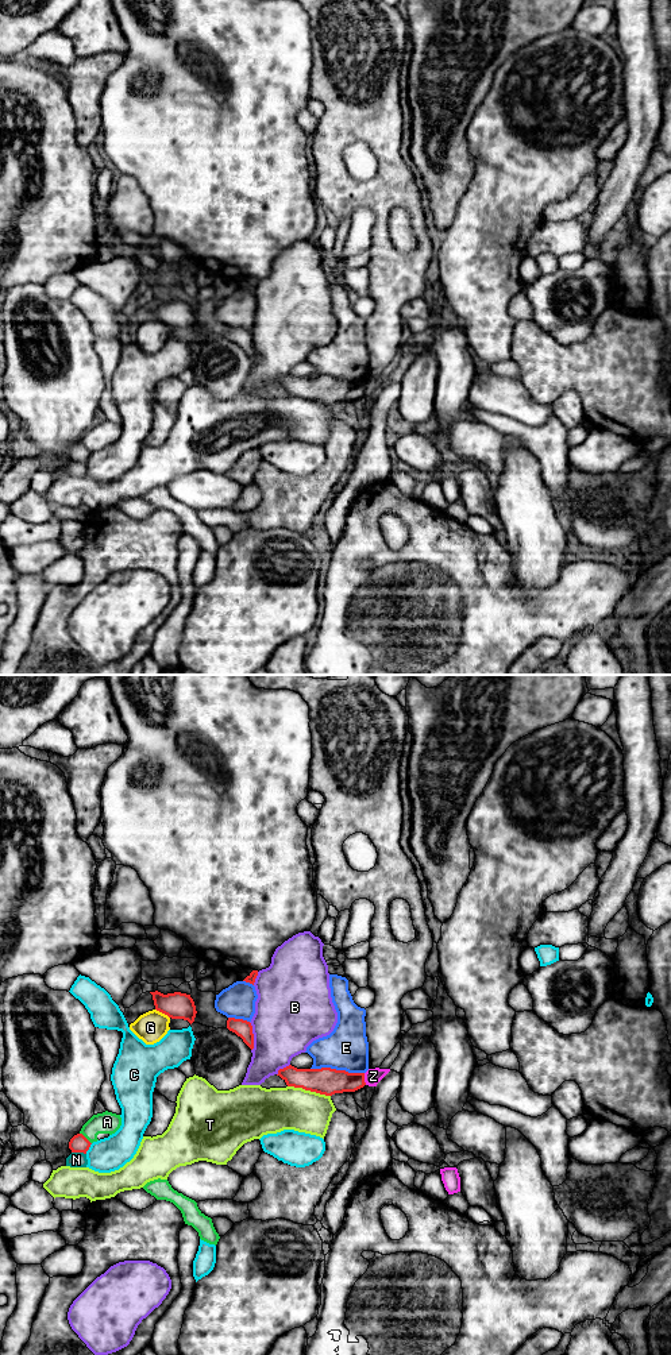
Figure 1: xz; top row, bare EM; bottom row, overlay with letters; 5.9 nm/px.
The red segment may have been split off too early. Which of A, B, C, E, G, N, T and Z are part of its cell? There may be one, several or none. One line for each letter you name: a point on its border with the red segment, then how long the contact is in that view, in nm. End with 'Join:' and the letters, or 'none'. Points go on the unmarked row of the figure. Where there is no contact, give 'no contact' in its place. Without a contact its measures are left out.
Join: none

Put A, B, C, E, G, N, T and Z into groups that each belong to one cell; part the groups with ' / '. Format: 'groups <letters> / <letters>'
groups A / B / C / E / G / N / T / Z

